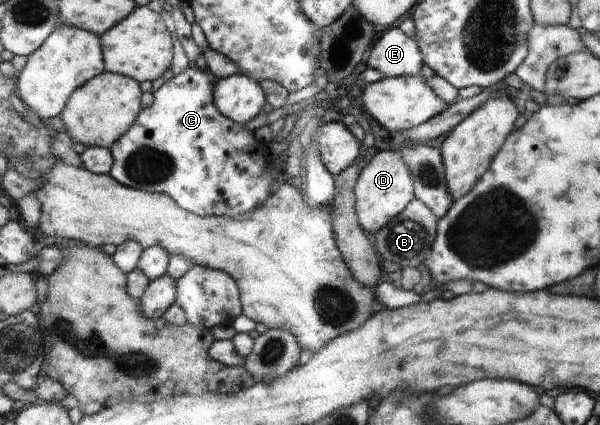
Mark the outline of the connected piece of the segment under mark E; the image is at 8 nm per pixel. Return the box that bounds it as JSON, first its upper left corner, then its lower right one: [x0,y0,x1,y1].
[365,27,424,77]

